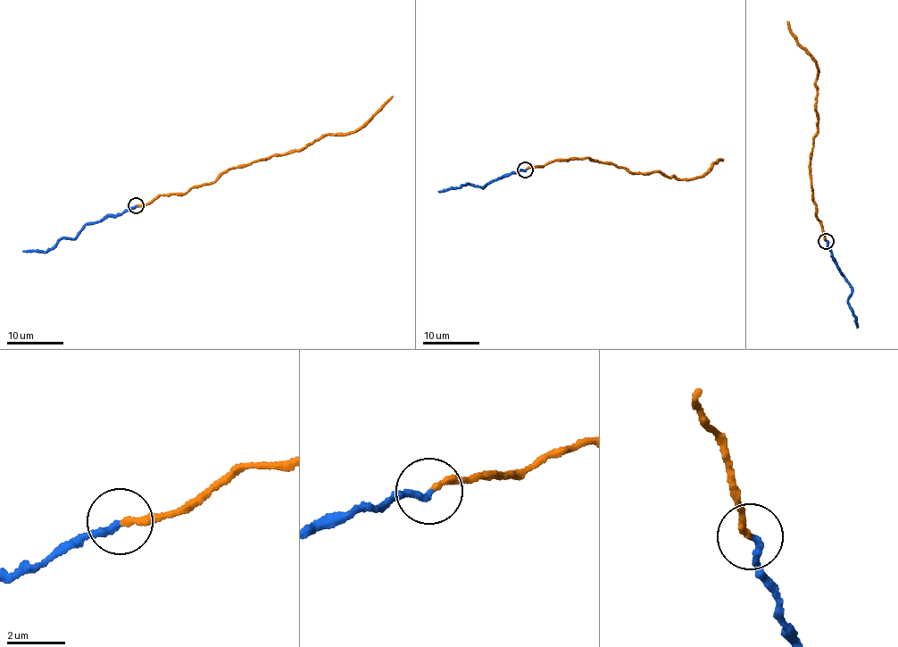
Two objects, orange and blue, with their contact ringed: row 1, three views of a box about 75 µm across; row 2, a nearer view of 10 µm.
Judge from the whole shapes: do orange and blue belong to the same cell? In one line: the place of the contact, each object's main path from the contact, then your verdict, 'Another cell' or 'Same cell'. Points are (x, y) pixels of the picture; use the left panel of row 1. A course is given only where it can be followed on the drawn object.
Place: (136, 205). Course of orange: (136, 205), (187, 194), (233, 168), (302, 150), (322, 136), (344, 136), (393, 96). Course of blue: (136, 205), (120, 214), (111, 214), (87, 224), (74, 238), (60, 239), (46, 250), (22, 251). Same cell

